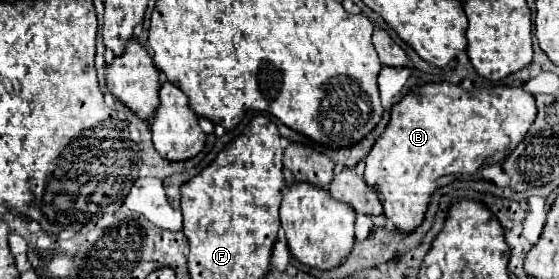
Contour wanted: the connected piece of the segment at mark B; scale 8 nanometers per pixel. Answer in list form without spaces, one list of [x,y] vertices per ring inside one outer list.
[[[424,83],[392,107],[390,121],[374,141],[364,179],[382,195],[384,215],[400,229],[416,229],[426,213],[430,195],[446,183],[434,183],[442,175],[476,179],[482,167],[502,163],[524,139],[536,119],[536,99],[522,87],[498,85],[472,93],[452,83]]]

